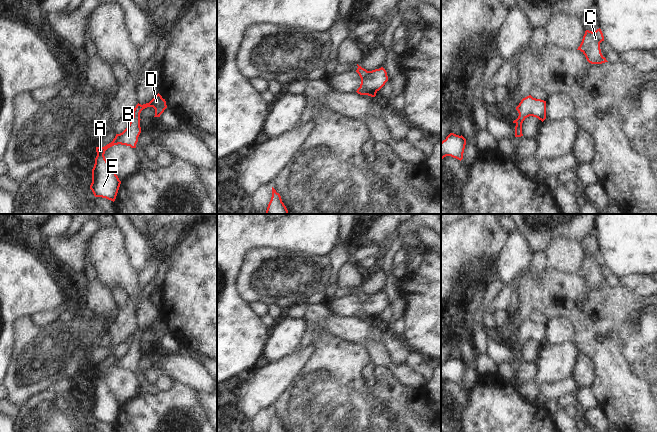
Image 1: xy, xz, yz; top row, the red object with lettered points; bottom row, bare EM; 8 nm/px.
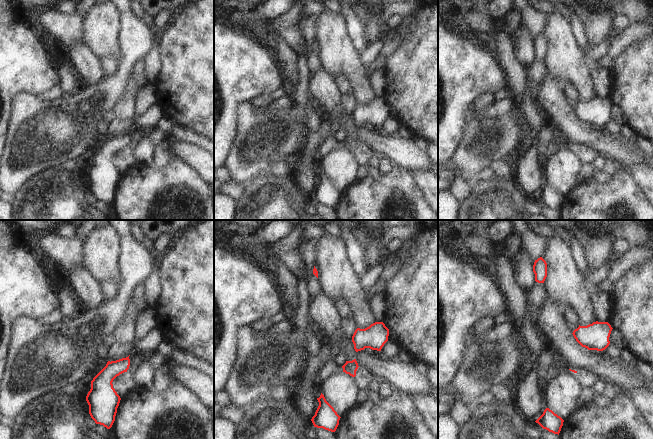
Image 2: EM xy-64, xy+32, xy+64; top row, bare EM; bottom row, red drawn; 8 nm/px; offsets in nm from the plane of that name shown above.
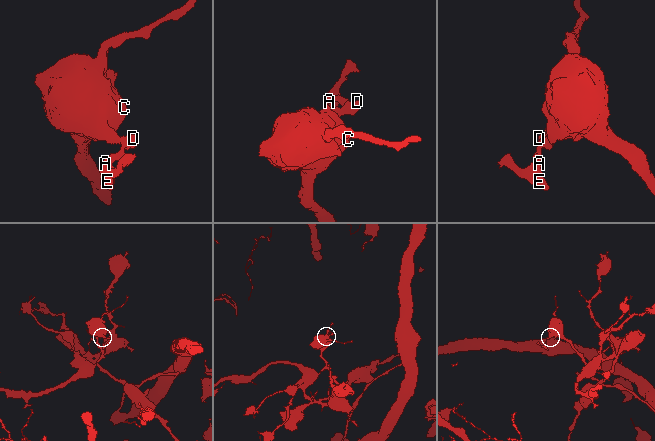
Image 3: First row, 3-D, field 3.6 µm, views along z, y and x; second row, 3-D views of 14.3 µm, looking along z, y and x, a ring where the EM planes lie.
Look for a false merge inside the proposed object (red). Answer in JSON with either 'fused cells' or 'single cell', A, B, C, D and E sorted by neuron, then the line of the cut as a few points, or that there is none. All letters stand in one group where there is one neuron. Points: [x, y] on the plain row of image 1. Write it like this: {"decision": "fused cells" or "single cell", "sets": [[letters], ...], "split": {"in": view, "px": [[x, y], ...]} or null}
{"decision": "single cell", "sets": [["A", "B", "C", "D", "E"]], "split": null}

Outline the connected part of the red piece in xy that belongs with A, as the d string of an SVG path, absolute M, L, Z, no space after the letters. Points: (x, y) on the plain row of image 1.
M159 317L149 327L143 329L138 327L133 334L133 341L128 351L122 357L116 358L111 367L102 372L96 371L97 380L92 393L92 407L90 409L95 421L115 425L121 405L105 383L105 375L118 368L136 372L138 361L141 357L140 337L147 331L153 331L155 333L154 341L160 341L167 329L165 323Z

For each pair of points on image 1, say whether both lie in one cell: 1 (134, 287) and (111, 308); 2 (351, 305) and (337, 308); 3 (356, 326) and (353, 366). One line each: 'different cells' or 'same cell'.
1: different cells
2: same cell
3: different cells

